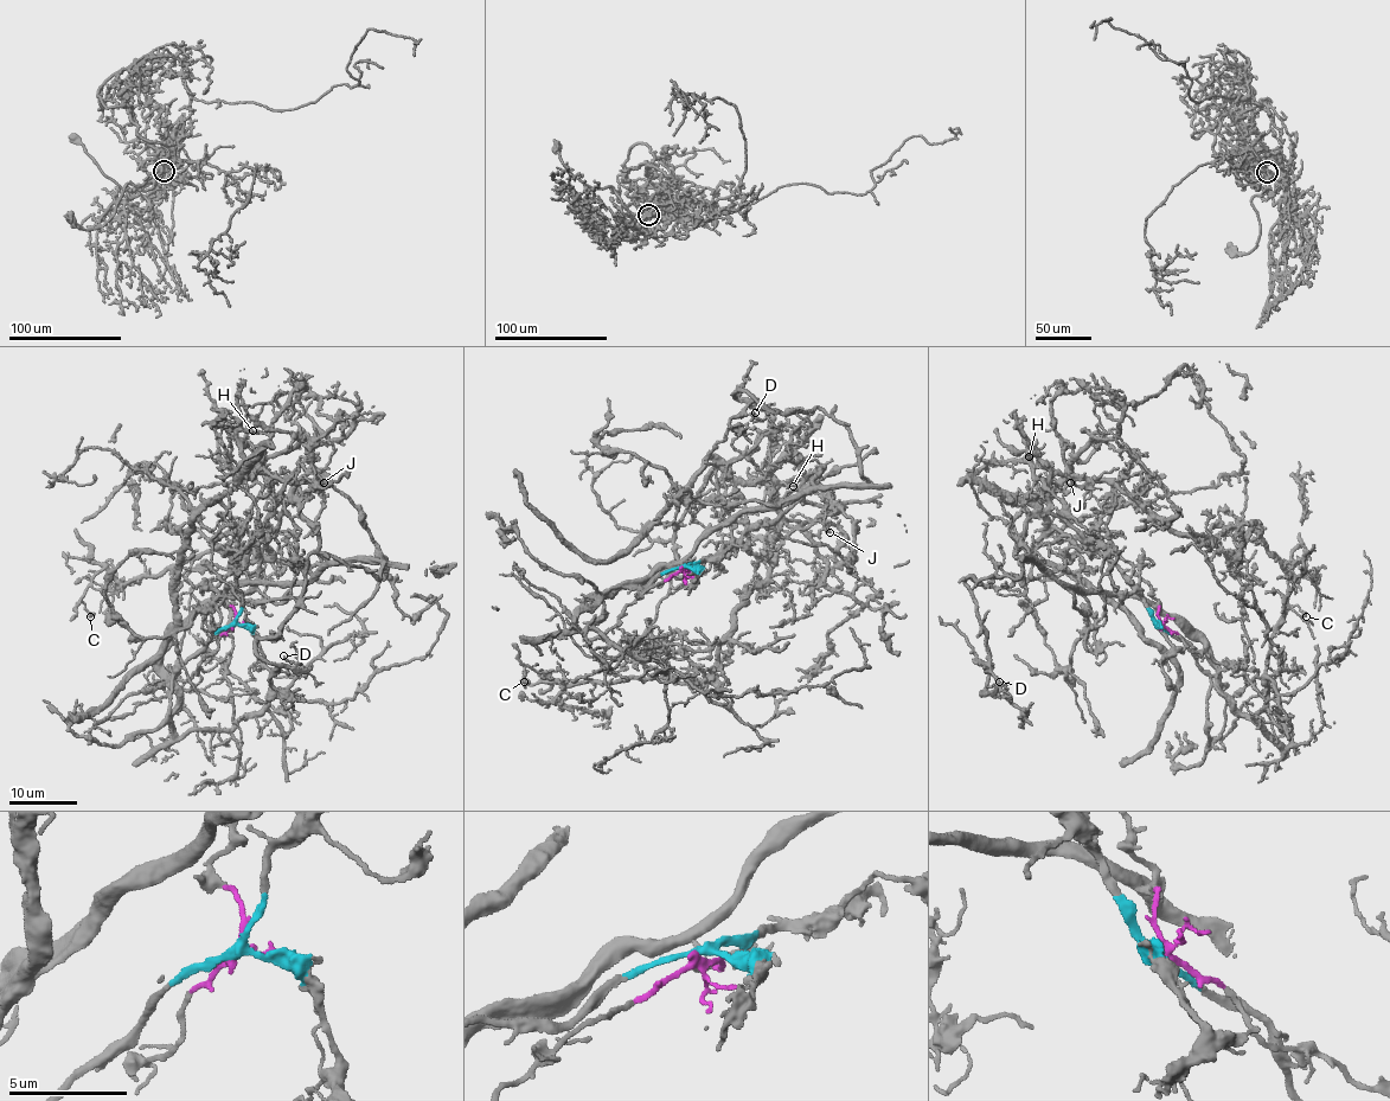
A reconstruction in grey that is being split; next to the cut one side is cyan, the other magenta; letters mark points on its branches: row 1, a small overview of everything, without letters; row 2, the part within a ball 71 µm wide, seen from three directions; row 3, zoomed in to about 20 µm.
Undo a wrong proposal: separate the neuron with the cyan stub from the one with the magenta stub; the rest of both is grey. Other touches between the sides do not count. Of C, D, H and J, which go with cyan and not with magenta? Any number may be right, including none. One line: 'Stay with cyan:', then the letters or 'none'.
Stay with cyan: D

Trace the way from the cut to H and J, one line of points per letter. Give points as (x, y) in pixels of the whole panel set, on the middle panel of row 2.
H: (683, 568), (703, 565), (734, 542), (768, 561), (779, 513), (772, 490), (779, 482), (793, 485)
J: (683, 568), (703, 565), (734, 542), (768, 561), (779, 510), (808, 484), (825, 501), (831, 532)

